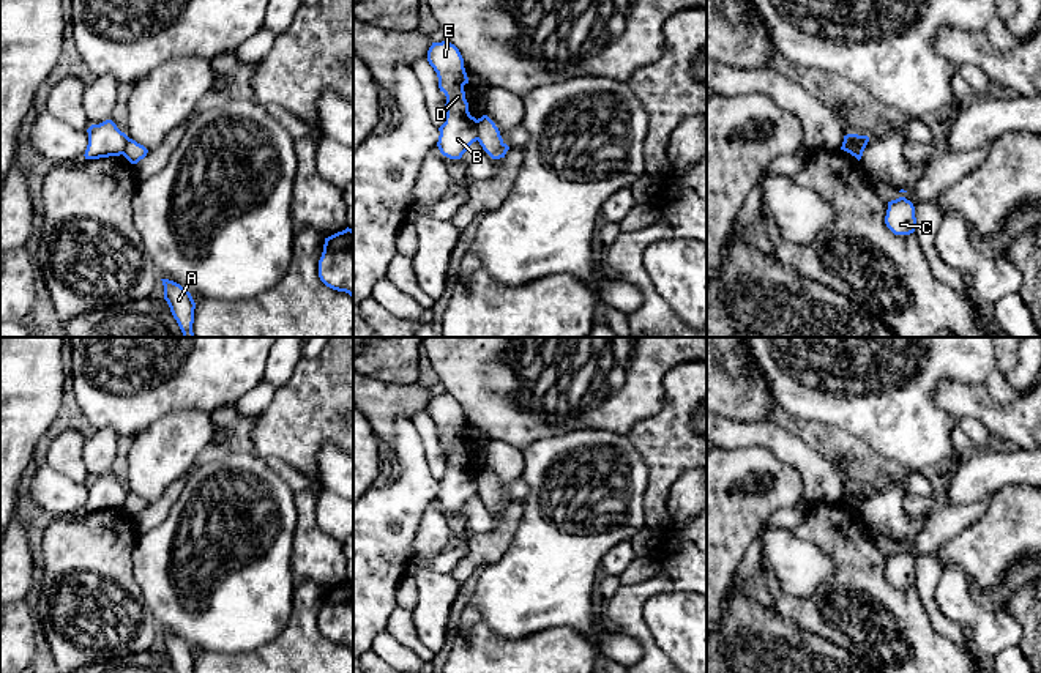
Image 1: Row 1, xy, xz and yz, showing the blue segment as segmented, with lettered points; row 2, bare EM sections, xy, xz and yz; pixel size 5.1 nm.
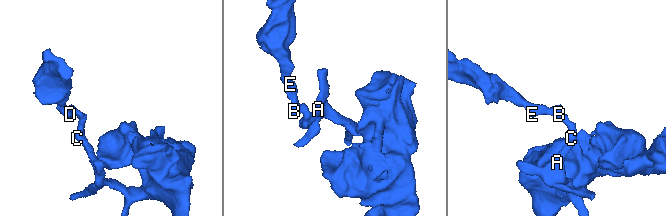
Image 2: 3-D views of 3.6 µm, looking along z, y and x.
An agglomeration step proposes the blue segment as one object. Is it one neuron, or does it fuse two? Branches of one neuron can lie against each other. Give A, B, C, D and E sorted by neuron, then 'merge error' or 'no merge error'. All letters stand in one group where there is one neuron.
groups A C / B D E; merge error

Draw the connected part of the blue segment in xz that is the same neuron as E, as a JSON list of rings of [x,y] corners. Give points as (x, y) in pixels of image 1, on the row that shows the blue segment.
[[[432,43],[427,61],[438,77],[438,88],[446,96],[445,123],[438,128],[437,147],[450,159],[461,159],[467,148],[478,140],[476,118],[468,112],[464,85],[468,77],[459,49],[448,43]]]

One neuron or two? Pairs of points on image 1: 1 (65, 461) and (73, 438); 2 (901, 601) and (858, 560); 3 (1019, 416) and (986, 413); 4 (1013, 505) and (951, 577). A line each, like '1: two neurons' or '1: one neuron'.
1: one neuron
2: one neuron
3: one neuron
4: two neurons

